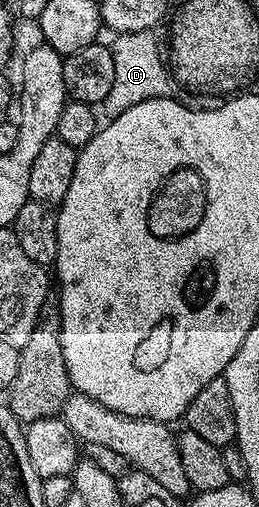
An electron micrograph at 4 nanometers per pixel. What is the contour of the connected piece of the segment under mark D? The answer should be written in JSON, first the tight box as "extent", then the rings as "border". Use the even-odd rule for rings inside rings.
{"extent":[102,31,174,117],"border":[[[139,31],[138,33],[120,33],[113,38],[116,40],[111,40],[110,46],[114,57],[114,86],[102,104],[105,116],[115,117],[126,113],[126,109],[130,109],[130,105],[138,105],[142,101],[150,101],[151,99],[167,99],[173,94],[174,76],[165,56],[164,59],[160,56],[160,43],[154,36],[152,31]]]}

